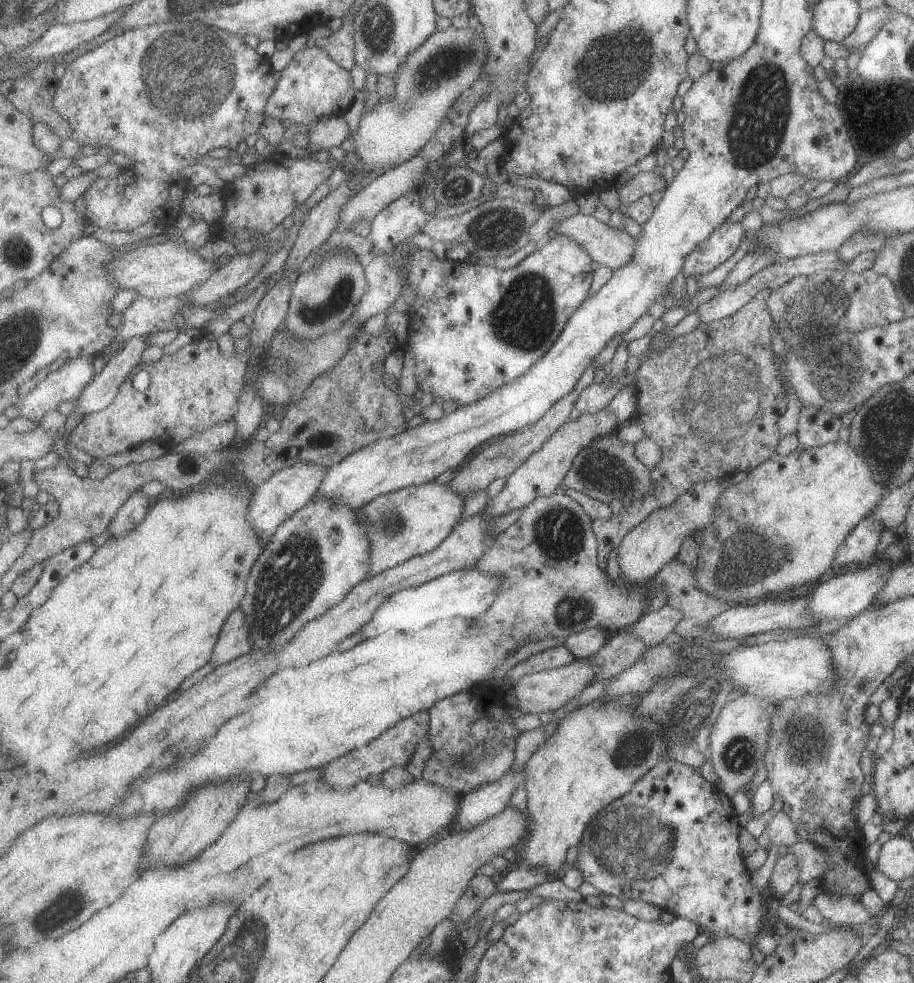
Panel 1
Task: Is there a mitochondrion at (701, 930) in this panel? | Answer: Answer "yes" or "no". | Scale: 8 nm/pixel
no

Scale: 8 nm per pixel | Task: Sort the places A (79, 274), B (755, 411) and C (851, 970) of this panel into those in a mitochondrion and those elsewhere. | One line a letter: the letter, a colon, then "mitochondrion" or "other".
A: other
B: other
C: other

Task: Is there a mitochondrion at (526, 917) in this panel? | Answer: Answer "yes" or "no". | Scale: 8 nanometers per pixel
no

